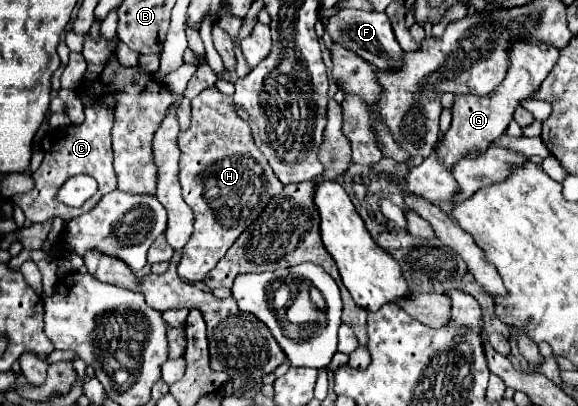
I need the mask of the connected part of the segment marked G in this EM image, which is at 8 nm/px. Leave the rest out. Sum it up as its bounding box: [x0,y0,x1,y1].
[438,40,560,168]

